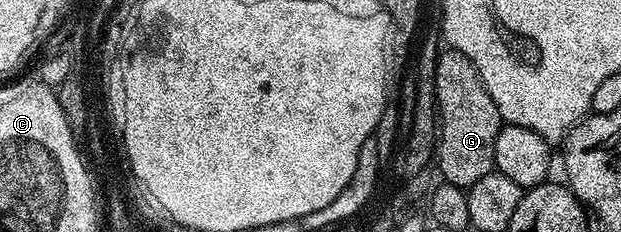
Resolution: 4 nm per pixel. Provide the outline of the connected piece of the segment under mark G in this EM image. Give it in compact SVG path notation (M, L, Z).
M445 49L445 52L442 50L437 56L437 64L433 72L439 120L439 142L435 147L435 155L438 160L441 158L440 178L444 182L468 189L471 185L475 185L475 181L479 181L479 177L487 177L487 173L494 170L495 141L501 132L503 120L491 93L487 93L487 85L483 85L475 65L470 59L463 57L463 53L452 49Z

